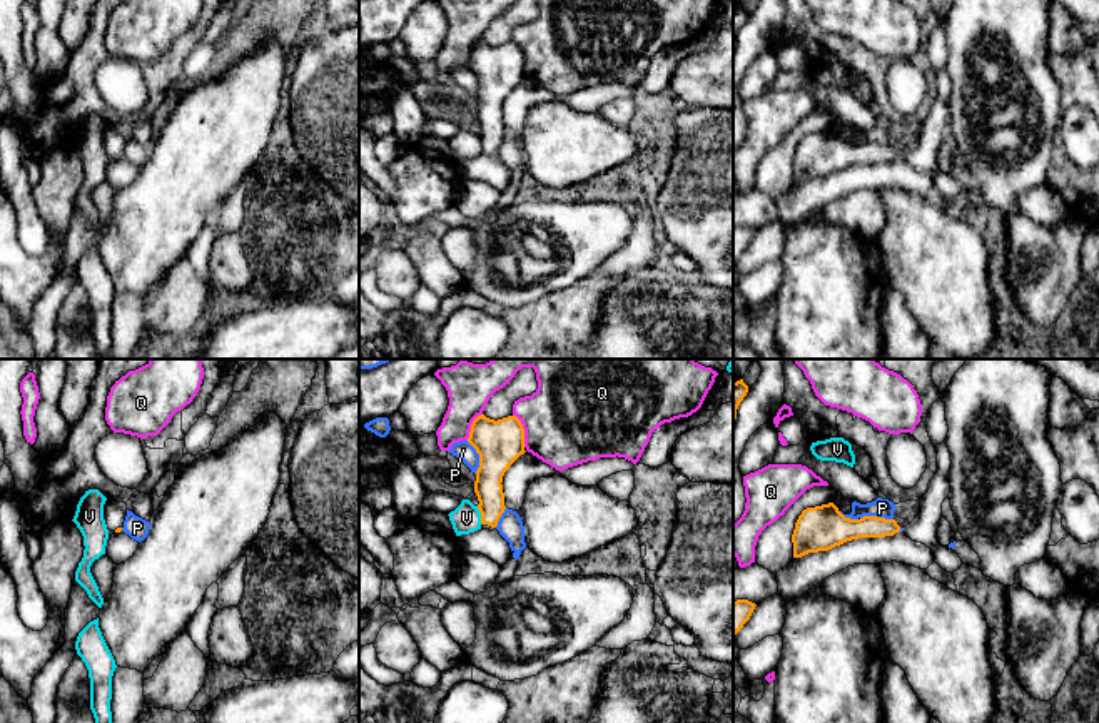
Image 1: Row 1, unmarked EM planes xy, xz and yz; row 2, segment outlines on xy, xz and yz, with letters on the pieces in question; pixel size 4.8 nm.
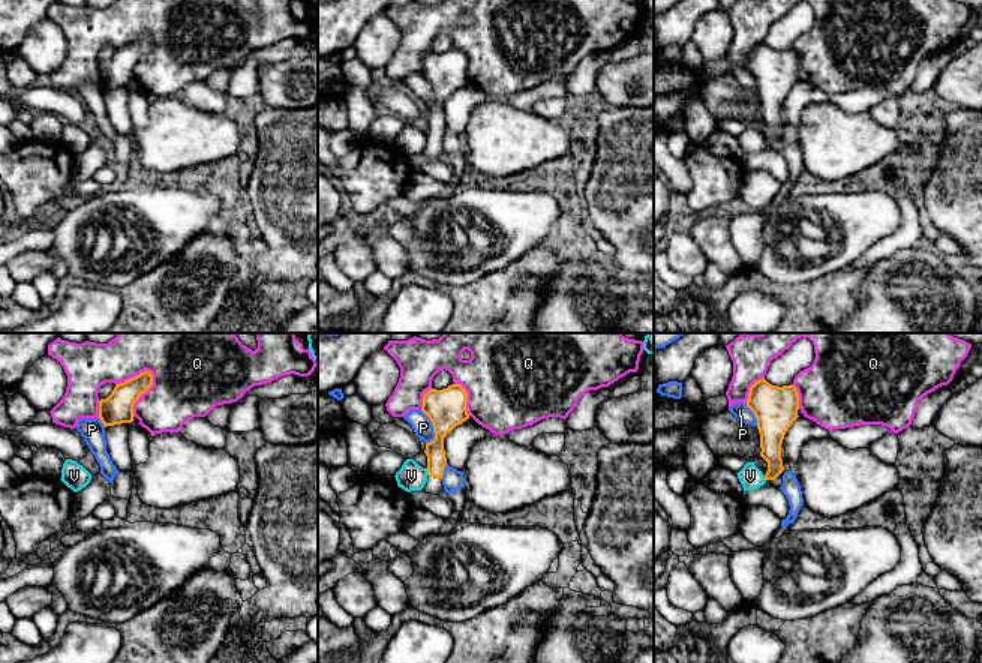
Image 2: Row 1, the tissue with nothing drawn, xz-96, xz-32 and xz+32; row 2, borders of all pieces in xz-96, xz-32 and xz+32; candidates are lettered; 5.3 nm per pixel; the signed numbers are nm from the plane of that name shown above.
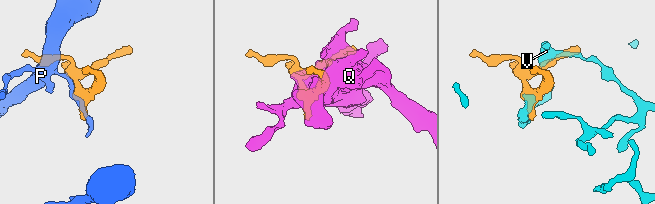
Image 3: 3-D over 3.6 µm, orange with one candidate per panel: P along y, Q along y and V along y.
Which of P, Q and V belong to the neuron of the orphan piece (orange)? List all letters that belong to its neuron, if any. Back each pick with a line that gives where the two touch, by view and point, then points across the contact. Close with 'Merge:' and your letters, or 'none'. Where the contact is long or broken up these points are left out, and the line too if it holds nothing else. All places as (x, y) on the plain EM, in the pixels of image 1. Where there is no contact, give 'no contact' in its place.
Merge: none

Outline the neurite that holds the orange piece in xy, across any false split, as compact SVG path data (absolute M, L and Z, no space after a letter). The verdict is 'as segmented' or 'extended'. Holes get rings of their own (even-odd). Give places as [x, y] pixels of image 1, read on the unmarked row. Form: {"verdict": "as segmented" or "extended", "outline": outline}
{"verdict": "extended", "outline": "M107 125L104 130L104 145L109 157L120 159L127 142L127 130Z"}

